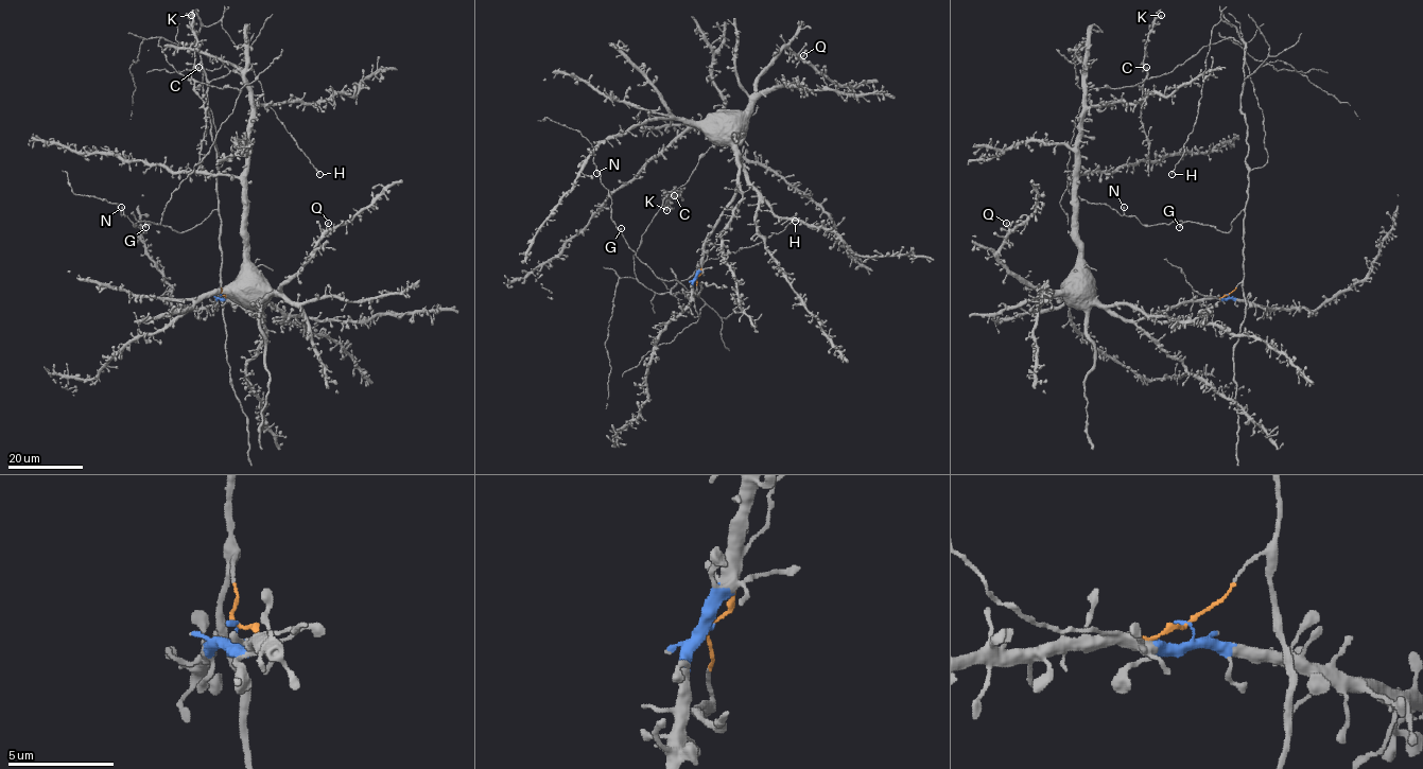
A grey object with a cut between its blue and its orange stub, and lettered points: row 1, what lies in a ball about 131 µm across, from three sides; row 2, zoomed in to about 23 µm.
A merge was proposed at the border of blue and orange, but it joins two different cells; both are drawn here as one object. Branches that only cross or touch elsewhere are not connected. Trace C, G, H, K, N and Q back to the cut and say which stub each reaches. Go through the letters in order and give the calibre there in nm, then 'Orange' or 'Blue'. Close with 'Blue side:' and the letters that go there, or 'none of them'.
C: Thickness 360 nm. Orange
G: Thickness 340 nm. Orange
H: Thickness 160 nm. Orange
K: Thickness 360 nm. Orange
N: Thickness 280 nm. Orange
Q: Thickness 240 nm. Blue
Blue side: Q

